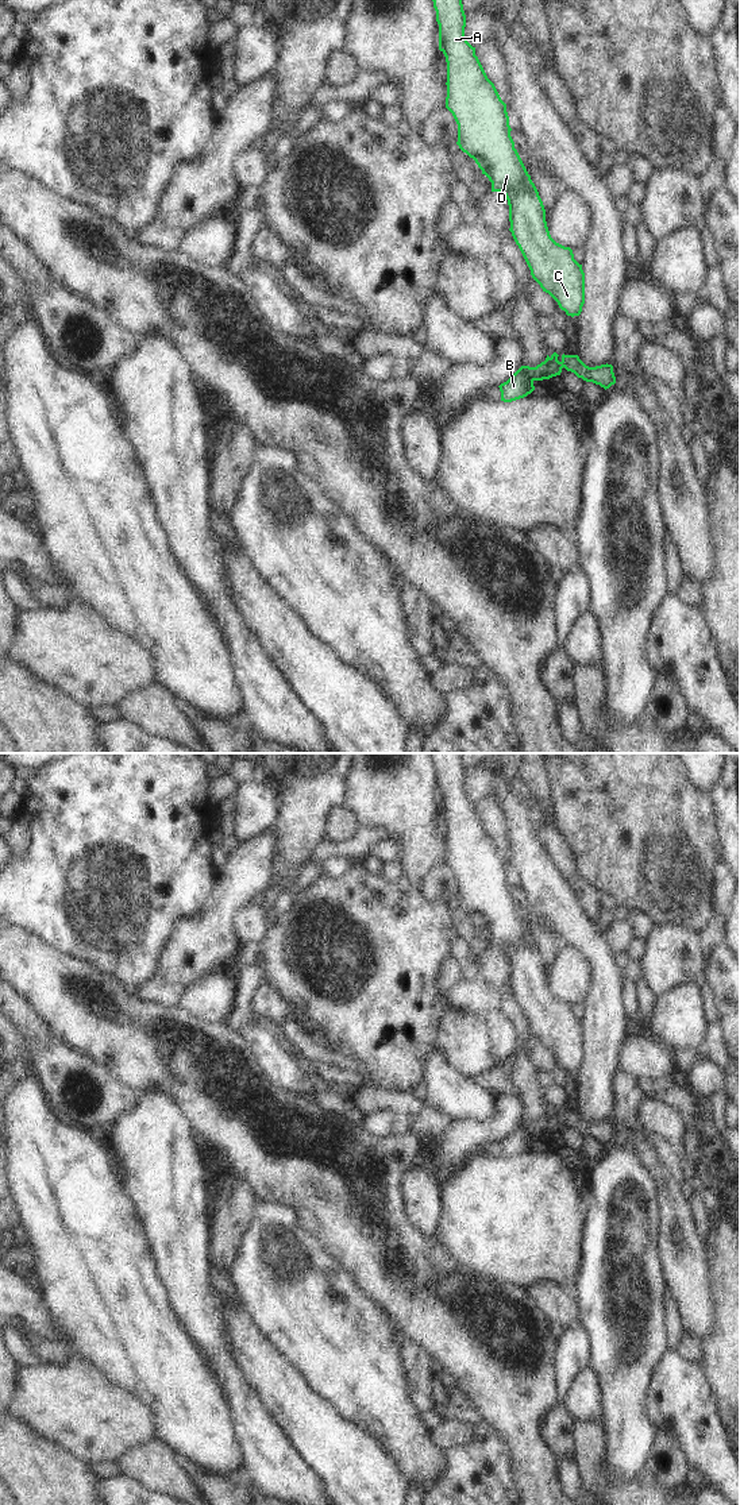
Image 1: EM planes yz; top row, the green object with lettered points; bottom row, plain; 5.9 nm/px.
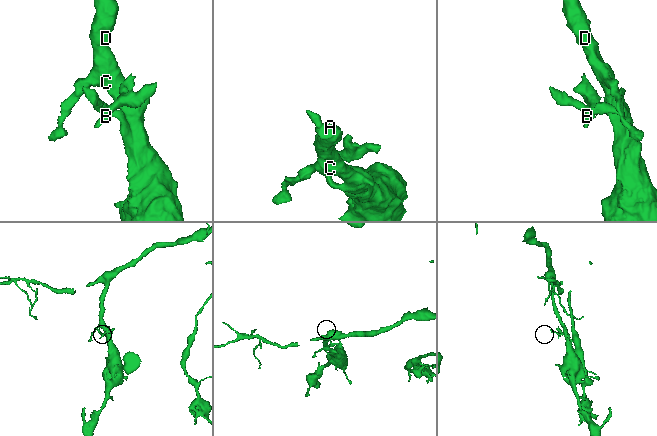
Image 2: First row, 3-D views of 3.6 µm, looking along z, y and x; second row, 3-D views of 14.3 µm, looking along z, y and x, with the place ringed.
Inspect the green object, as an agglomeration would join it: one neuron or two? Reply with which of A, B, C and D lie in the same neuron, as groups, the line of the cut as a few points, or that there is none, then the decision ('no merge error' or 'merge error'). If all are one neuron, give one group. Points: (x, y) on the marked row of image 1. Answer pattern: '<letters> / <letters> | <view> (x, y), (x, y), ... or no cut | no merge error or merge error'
A C D / B | yz (520, 367), (525, 370), (532, 382) | merge error

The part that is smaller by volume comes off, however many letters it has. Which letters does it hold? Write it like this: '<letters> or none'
B

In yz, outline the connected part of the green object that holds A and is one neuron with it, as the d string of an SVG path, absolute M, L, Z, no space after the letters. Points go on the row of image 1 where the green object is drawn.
M432 0L439 24L439 50L447 62L446 108L458 124L459 148L475 161L489 181L492 192L502 193L509 205L512 236L519 246L532 278L548 293L567 316L579 316L585 304L585 273L573 250L556 243L548 231L546 209L510 136L506 104L487 78L466 36L466 15L462 0Z

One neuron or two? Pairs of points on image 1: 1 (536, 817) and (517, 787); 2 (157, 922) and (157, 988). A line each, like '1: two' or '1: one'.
1: one
2: two

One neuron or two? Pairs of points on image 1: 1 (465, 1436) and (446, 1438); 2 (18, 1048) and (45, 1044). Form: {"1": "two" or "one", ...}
{"1": "one", "2": "two"}

